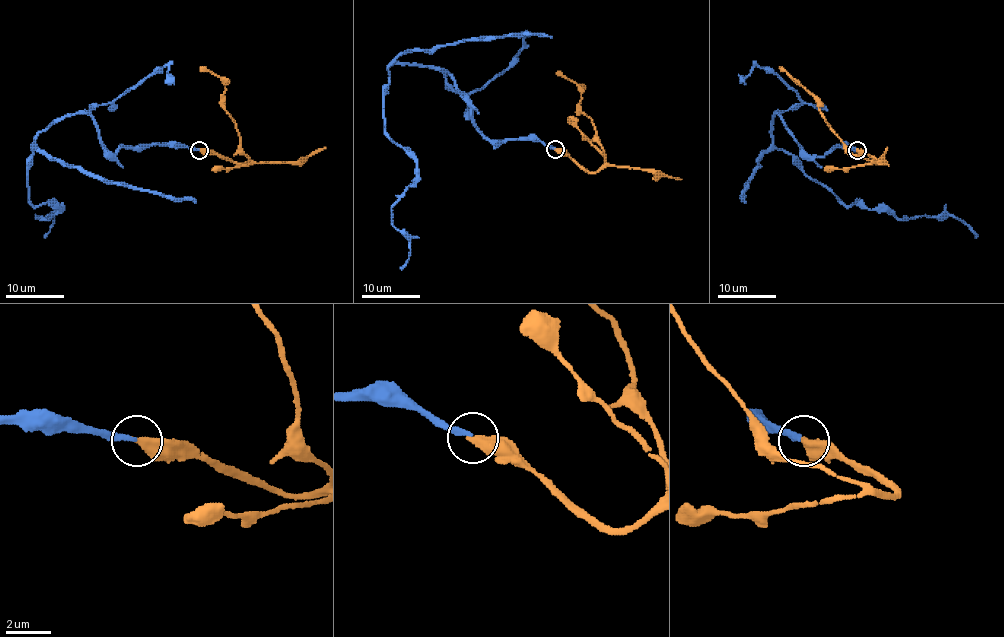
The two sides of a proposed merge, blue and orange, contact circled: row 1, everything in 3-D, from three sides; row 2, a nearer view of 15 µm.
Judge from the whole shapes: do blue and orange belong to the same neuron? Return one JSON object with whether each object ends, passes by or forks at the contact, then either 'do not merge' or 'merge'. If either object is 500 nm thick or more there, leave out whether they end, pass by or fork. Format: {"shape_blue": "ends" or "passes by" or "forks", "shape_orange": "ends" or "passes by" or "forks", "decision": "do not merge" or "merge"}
{"shape_blue": "ends", "shape_orange": "ends", "decision": "merge"}

